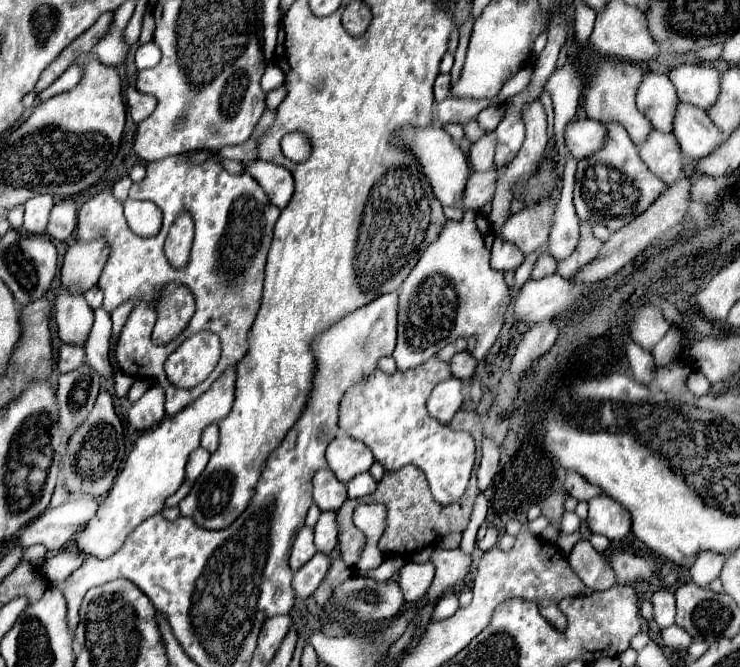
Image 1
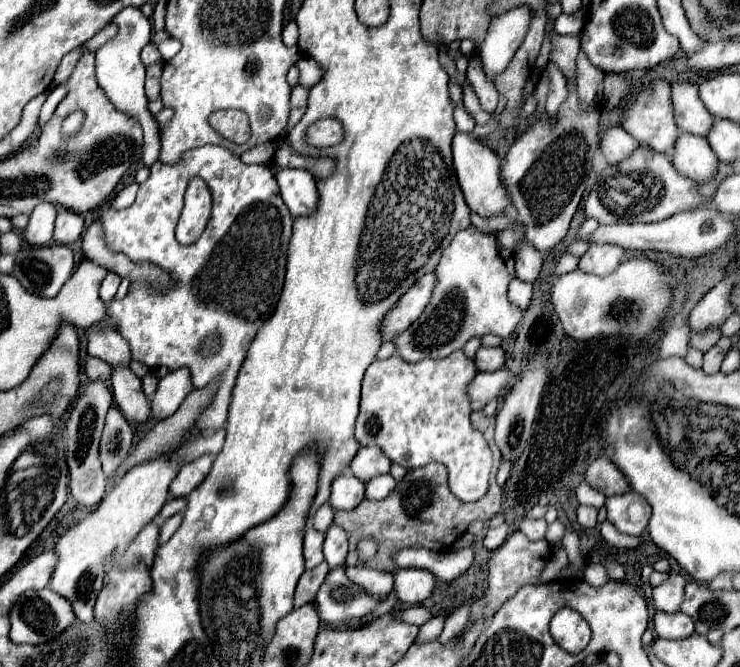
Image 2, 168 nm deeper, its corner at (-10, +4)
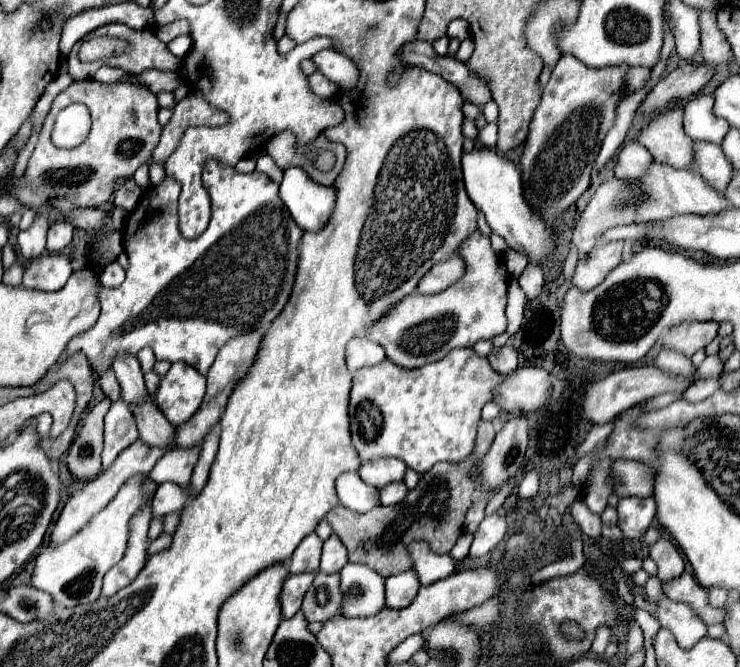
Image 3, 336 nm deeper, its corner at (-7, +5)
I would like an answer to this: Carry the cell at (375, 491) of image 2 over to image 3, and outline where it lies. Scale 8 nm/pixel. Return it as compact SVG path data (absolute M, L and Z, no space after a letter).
M391 482L385 488L381 488L381 504L383 506L393 506L397 502L403 502L407 492L409 492L409 488L403 482Z

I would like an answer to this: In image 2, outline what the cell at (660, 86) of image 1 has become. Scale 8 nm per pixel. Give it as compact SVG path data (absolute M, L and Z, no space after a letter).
M674 81L672 85L672 103L676 113L676 125L692 135L706 135L712 127L714 117L708 113L704 103L698 97L698 87L686 81Z

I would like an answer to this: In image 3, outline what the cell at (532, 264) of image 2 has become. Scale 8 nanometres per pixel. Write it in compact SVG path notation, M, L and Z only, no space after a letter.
M527 264L523 274L519 276L519 286L523 288L527 300L533 300L539 296L541 286L543 286L543 272L537 264Z

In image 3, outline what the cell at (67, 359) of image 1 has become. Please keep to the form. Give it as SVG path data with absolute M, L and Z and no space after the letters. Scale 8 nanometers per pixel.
M107 370L107 372L105 372L101 378L99 378L99 384L101 384L101 388L103 388L105 396L107 396L111 402L117 402L117 400L121 398L119 382L117 382L117 378L115 378L113 370Z

